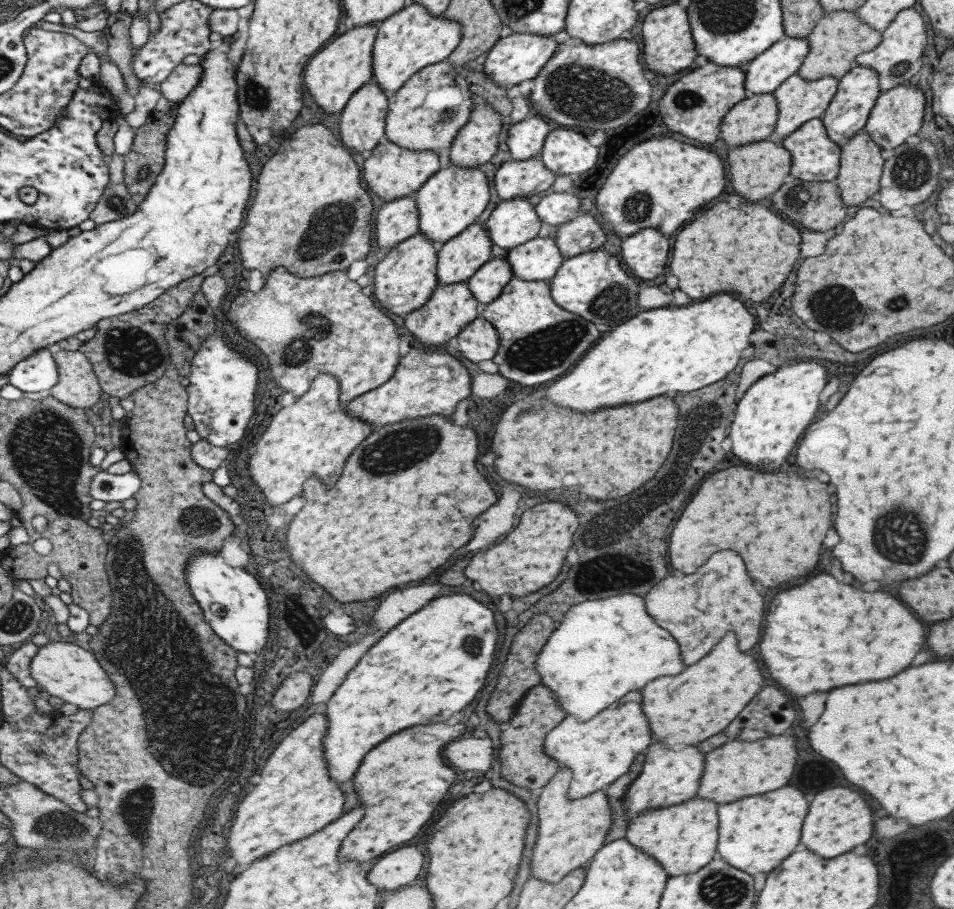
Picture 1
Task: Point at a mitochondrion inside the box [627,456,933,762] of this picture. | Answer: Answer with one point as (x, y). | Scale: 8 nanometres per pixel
(901, 533)

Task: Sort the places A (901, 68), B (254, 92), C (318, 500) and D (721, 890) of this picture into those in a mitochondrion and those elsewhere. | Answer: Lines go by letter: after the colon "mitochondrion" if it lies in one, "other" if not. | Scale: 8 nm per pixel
A: mitochondrion
B: mitochondrion
C: other
D: mitochondrion

